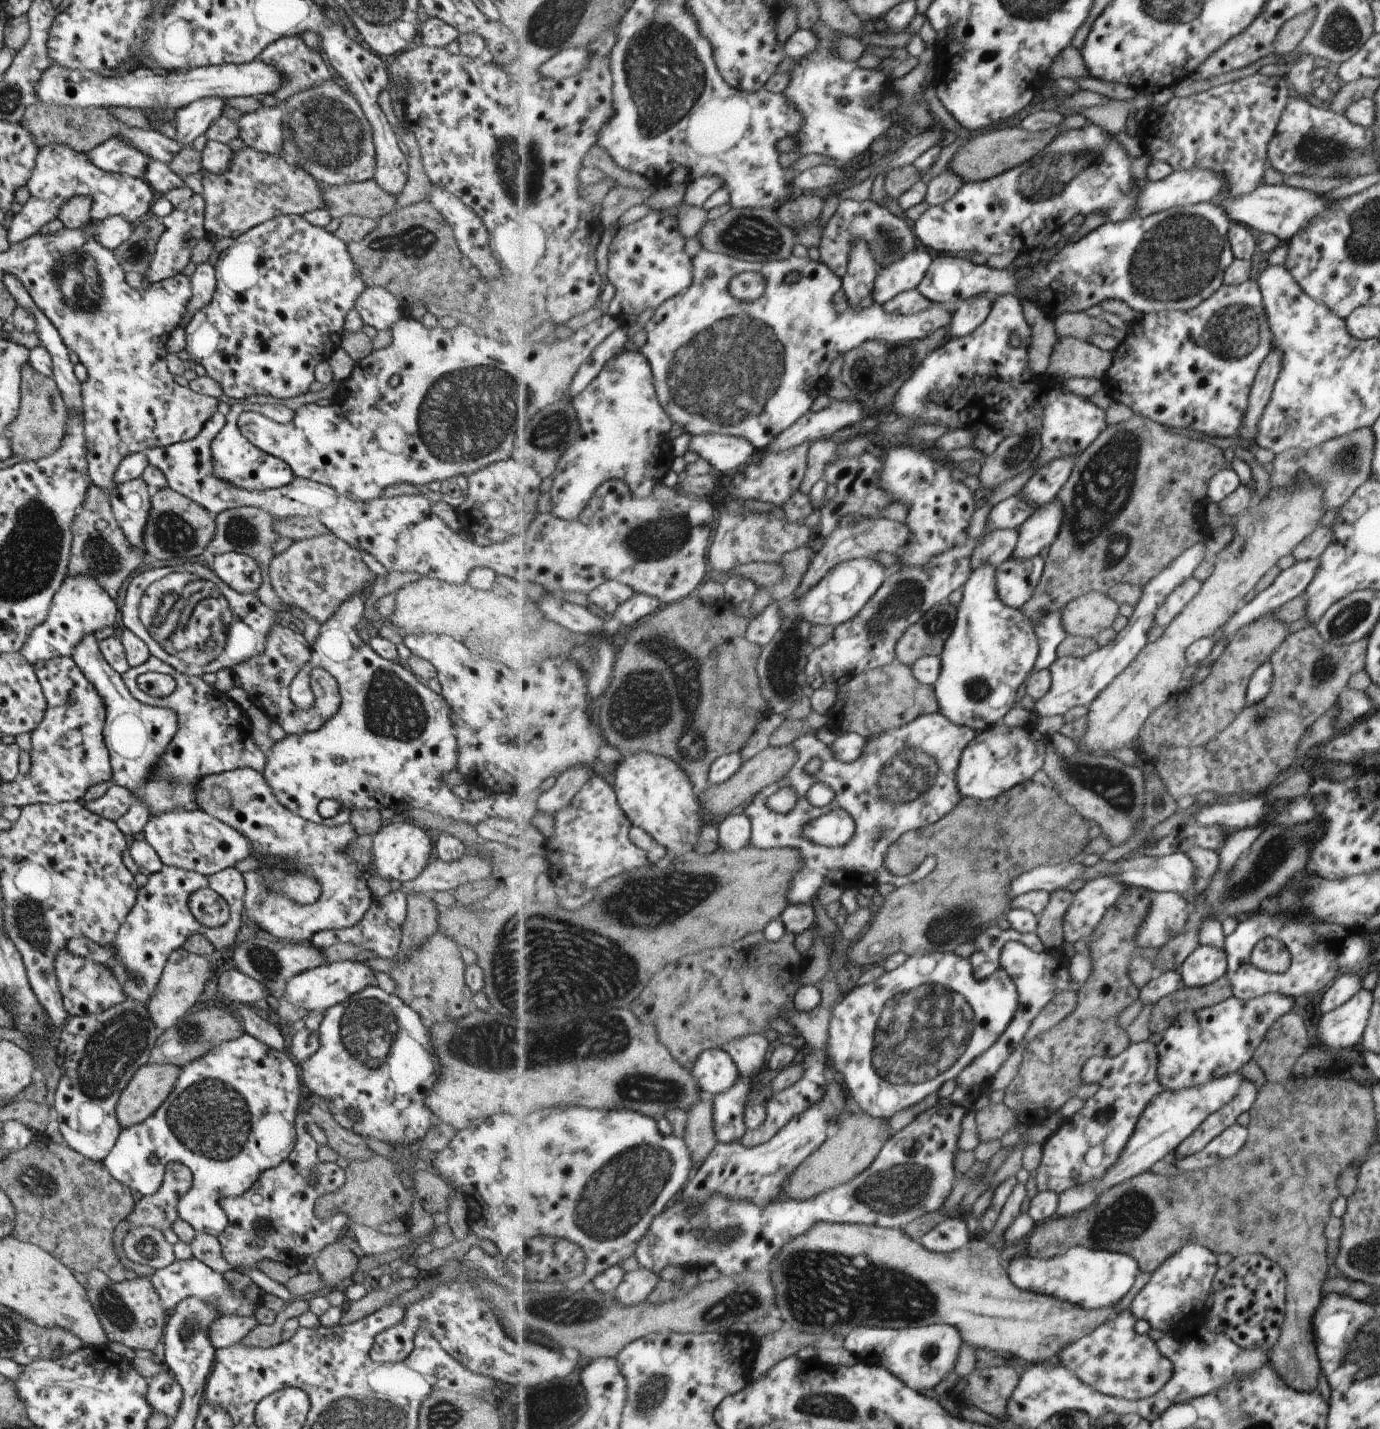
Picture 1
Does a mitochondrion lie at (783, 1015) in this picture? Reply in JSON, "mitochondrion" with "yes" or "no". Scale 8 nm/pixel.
{"mitochondrion":"no"}

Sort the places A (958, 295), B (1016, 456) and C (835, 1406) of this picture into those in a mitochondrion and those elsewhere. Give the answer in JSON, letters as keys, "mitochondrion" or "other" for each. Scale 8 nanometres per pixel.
{"A":"other","B":"mitochondrion","C":"mitochondrion"}

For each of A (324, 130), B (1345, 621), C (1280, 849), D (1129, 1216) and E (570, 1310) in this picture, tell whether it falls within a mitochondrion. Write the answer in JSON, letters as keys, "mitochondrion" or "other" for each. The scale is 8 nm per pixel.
{"A":"mitochondrion","B":"mitochondrion","C":"mitochondrion","D":"mitochondrion","E":"mitochondrion"}

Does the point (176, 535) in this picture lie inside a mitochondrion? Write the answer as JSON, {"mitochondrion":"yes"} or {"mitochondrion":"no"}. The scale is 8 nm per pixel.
{"mitochondrion":"yes"}

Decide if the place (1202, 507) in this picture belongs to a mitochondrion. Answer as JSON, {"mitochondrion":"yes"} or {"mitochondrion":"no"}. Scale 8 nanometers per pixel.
{"mitochondrion":"no"}

